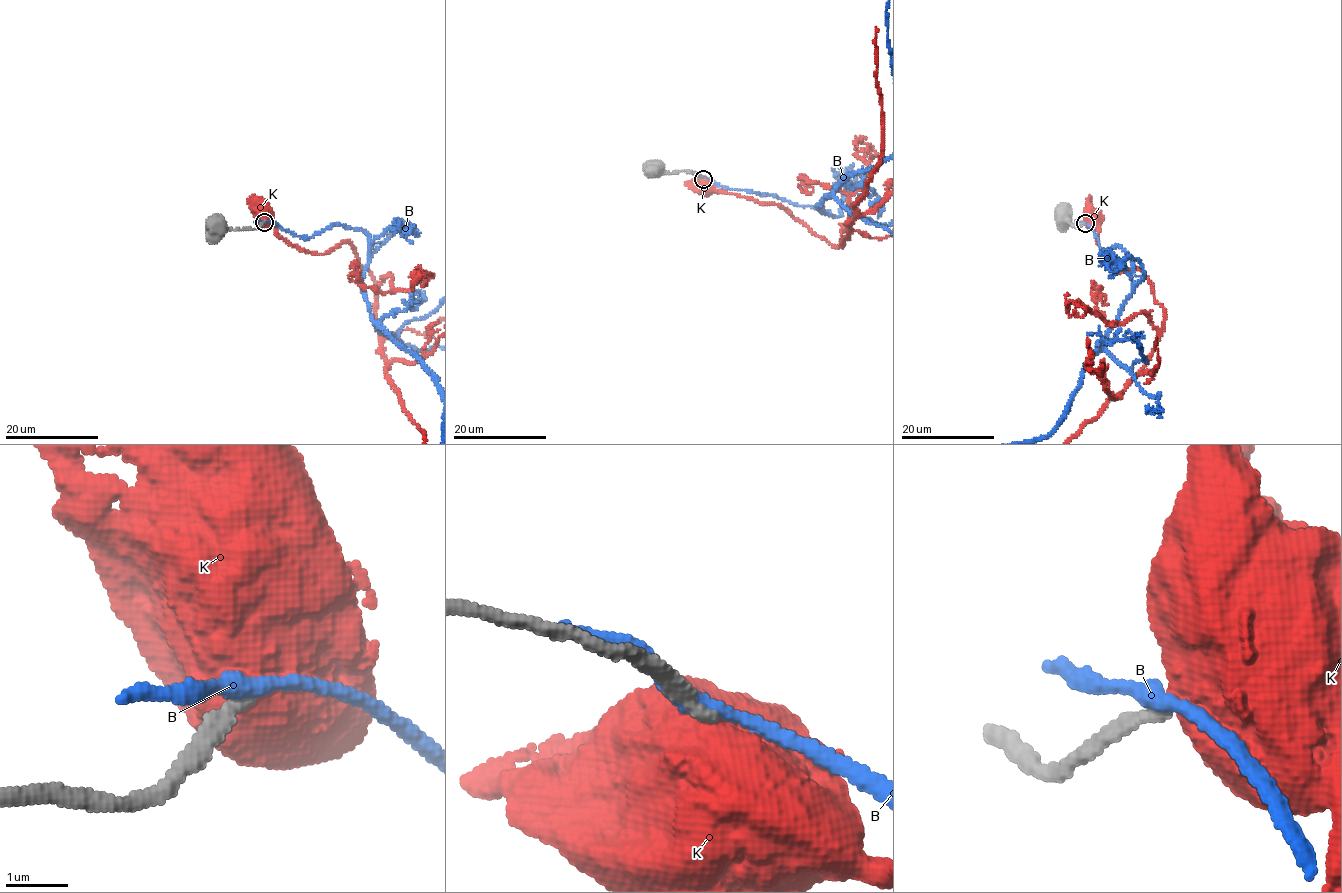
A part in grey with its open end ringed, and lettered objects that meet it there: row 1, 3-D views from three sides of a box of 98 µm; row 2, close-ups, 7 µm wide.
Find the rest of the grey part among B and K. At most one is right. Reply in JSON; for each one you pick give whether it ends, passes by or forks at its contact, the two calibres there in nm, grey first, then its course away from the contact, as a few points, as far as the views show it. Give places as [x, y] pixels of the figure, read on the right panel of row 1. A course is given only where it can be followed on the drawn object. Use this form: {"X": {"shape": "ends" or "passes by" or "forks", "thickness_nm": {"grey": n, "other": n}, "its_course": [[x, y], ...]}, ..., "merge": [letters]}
{"merge": []}

